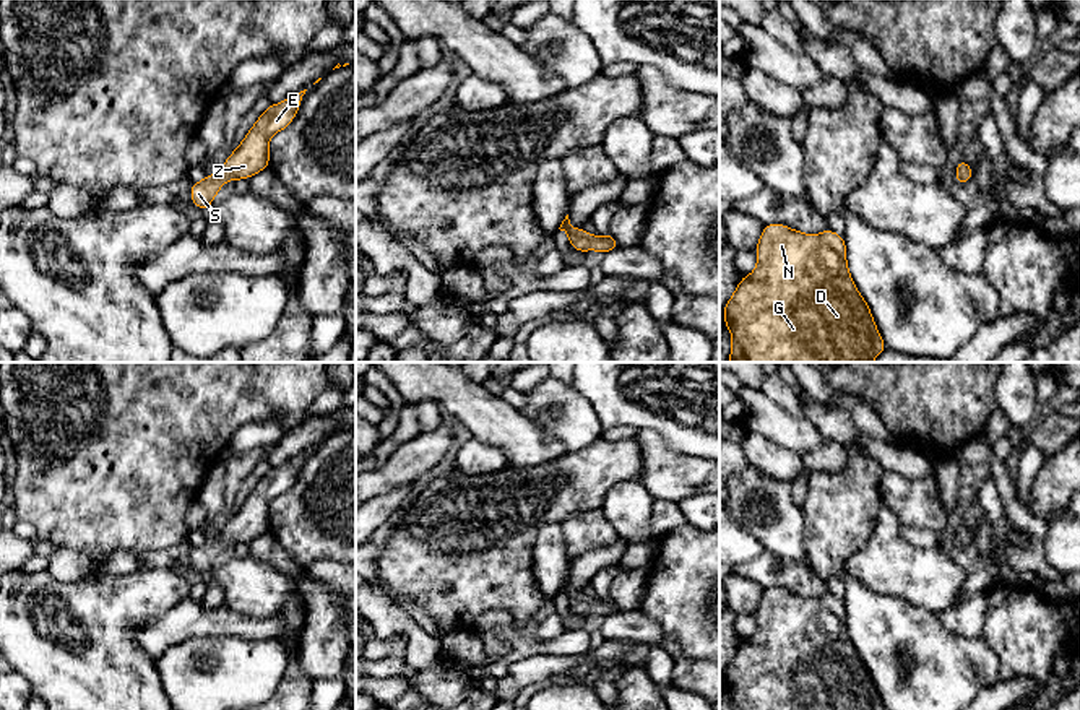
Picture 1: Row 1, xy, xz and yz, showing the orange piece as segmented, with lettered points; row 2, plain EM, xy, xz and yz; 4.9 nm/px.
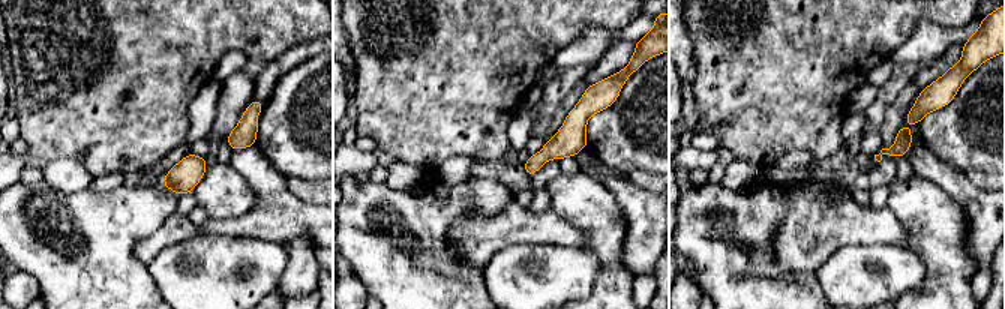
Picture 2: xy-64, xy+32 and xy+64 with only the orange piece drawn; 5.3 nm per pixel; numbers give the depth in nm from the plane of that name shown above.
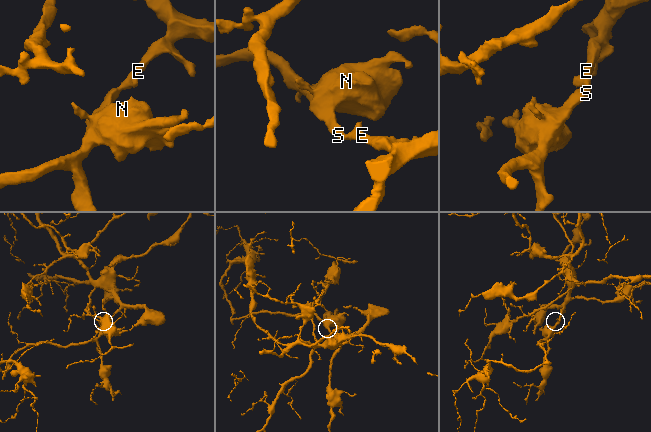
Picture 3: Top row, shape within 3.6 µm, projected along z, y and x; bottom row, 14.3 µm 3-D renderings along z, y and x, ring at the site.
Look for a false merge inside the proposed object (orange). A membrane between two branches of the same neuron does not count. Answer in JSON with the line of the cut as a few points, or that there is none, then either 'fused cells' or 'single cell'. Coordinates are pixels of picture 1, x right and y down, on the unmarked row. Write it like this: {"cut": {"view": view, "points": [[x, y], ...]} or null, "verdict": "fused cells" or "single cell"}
{"cut": null, "verdict": "single cell"}

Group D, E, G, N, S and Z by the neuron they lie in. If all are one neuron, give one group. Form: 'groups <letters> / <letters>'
groups D E G N S Z

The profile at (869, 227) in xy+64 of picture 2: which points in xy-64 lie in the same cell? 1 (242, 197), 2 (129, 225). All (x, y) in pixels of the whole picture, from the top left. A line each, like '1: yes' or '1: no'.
1: no
2: no

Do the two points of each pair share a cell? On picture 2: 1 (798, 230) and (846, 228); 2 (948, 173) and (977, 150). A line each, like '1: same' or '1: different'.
1: same
2: different

